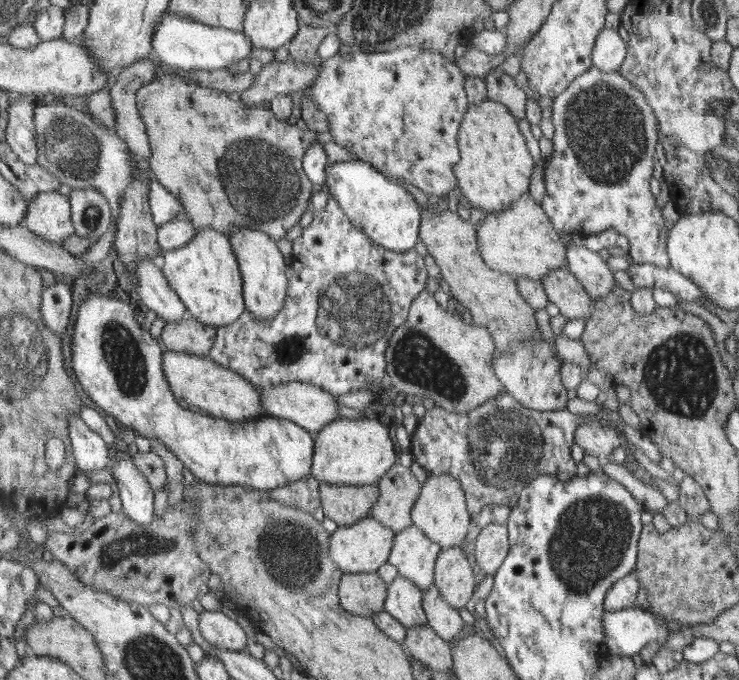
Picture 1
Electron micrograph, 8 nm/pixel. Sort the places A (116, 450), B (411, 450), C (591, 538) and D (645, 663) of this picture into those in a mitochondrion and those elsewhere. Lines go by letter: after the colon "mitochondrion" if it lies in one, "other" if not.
A: other
B: other
C: mitochondrion
D: other

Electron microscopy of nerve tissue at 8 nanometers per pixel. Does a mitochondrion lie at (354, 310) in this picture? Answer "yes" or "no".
yes

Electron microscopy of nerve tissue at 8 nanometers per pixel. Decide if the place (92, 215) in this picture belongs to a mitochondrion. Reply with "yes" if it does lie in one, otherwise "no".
yes

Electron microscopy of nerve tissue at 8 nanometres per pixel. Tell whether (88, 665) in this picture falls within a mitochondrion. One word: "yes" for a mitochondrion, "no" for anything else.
no

